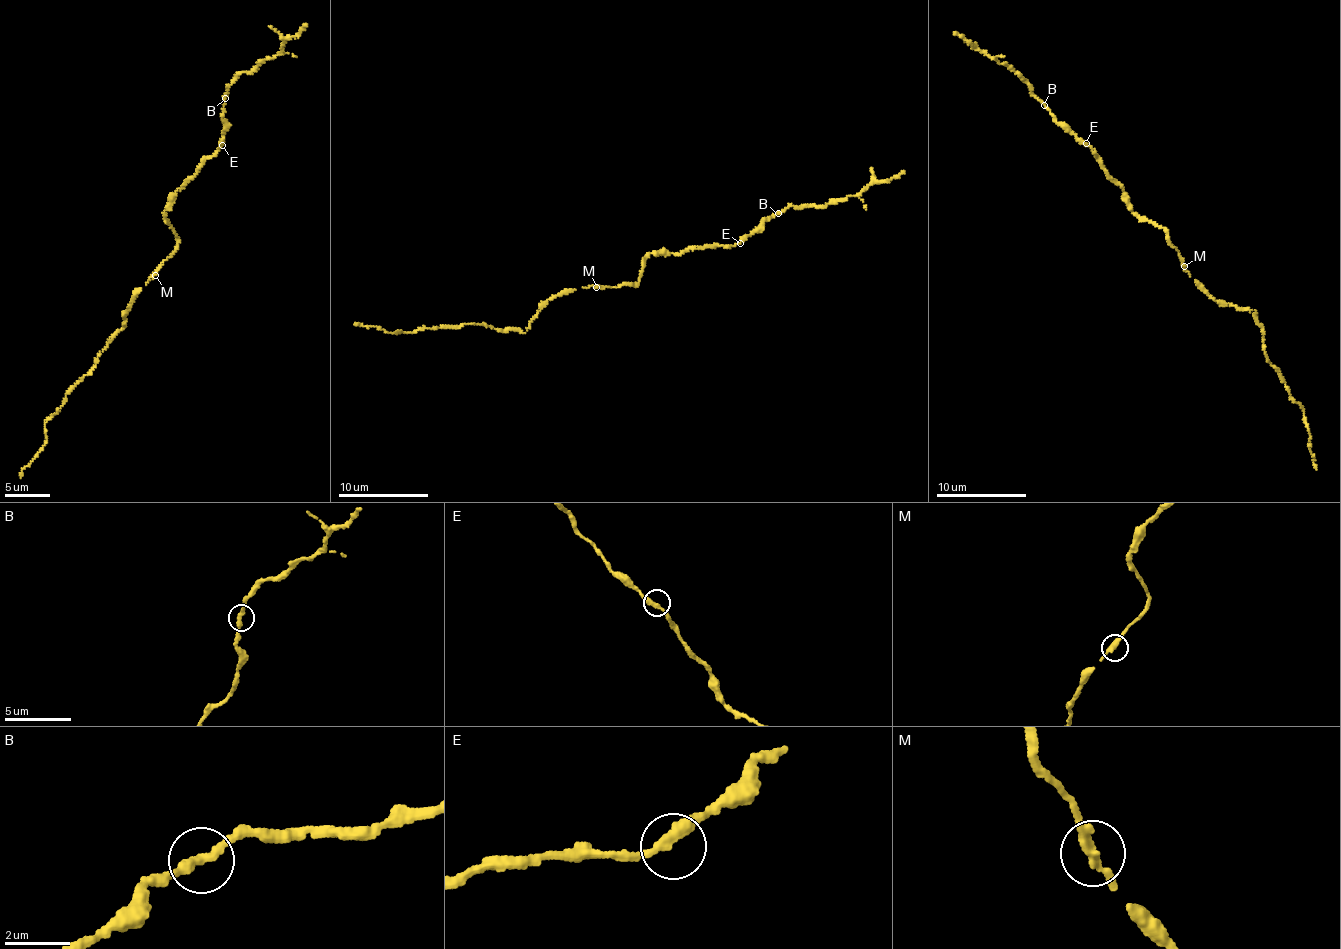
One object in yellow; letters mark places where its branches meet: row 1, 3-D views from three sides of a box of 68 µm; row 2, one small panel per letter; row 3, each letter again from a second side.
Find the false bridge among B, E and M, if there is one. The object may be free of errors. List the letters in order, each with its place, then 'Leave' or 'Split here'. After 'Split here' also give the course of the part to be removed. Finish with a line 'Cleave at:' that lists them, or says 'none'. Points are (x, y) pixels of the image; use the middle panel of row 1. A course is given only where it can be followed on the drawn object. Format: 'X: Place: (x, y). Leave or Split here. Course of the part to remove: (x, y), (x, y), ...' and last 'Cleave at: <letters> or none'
B: Place: (778, 213). Leave
E: Place: (740, 243). Leave
M: Place: (596, 287). Leave
Cleave at: none

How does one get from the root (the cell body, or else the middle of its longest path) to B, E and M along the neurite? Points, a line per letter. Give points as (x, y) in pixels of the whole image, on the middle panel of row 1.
B: (635, 282), (643, 262), (652, 253), (669, 255), (687, 248), (732, 246), (778, 213)
E: (635, 282), (643, 262), (652, 253), (669, 255), (687, 248), (740, 243)
M: (635, 282), (597, 288)

